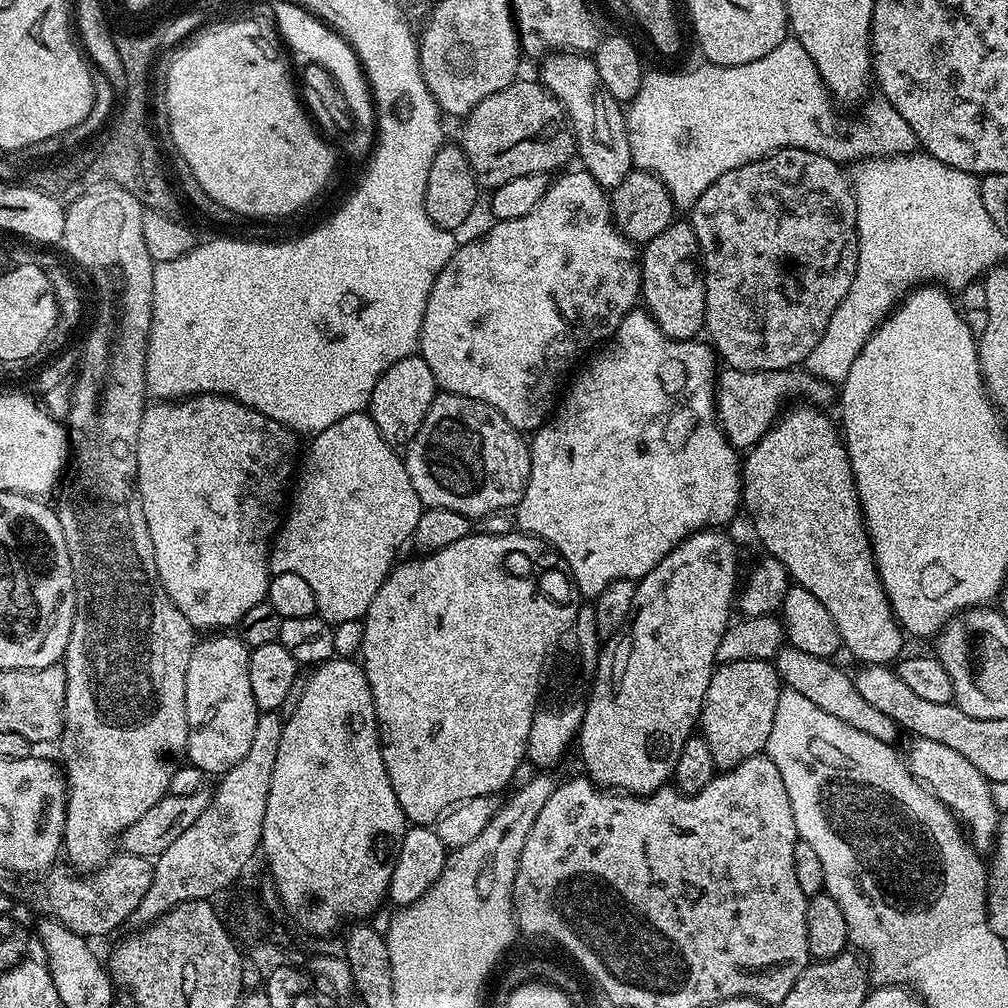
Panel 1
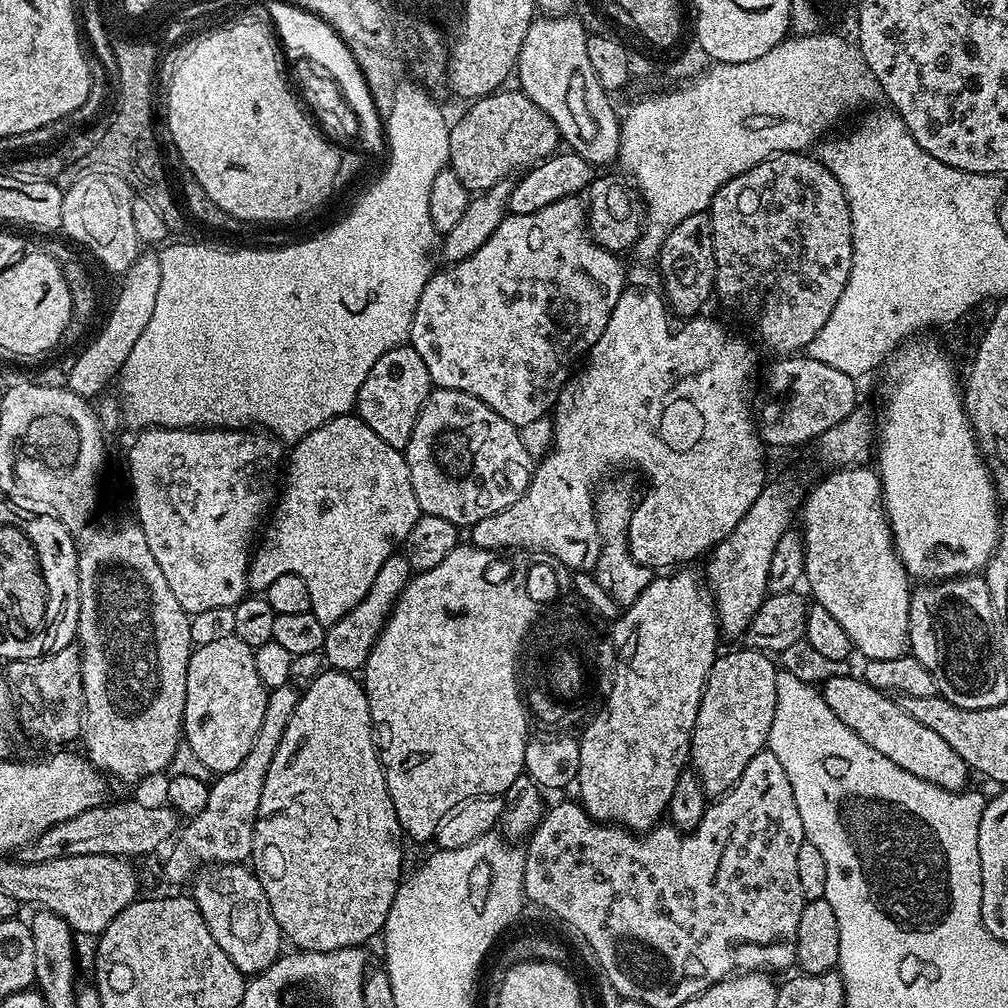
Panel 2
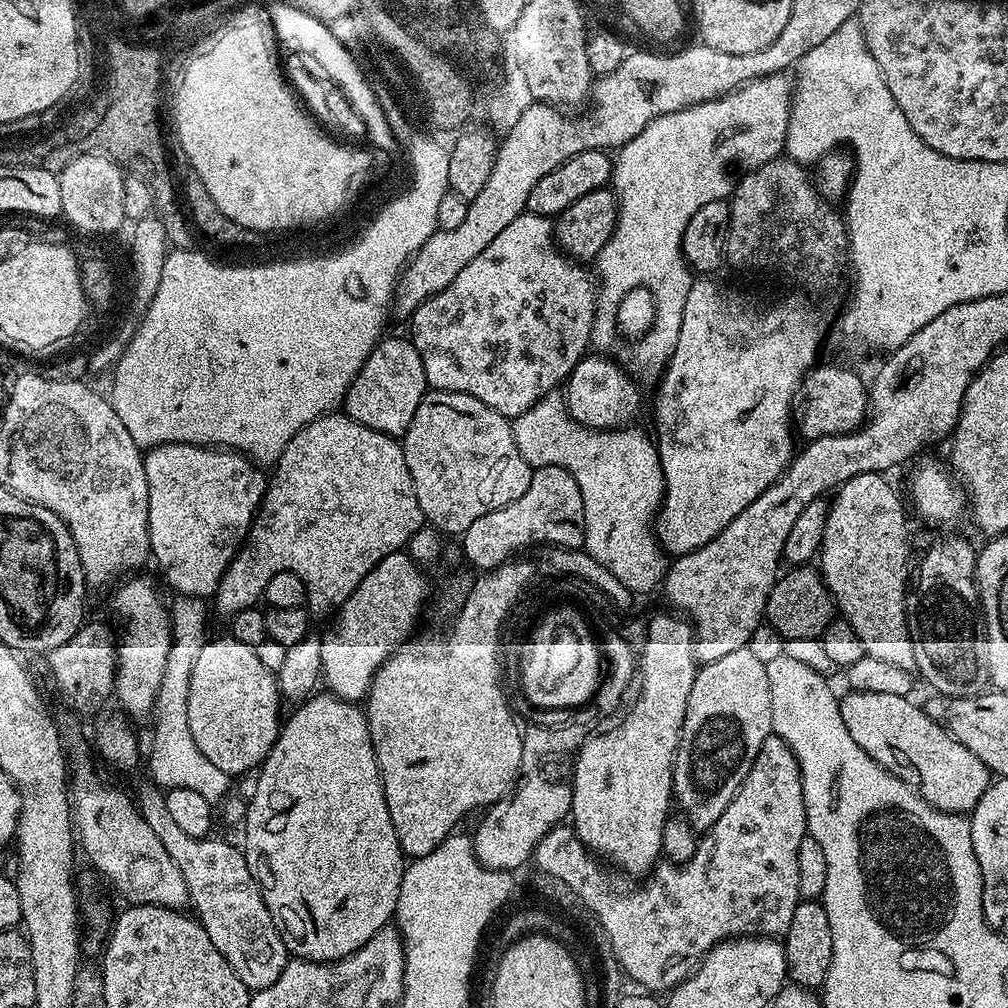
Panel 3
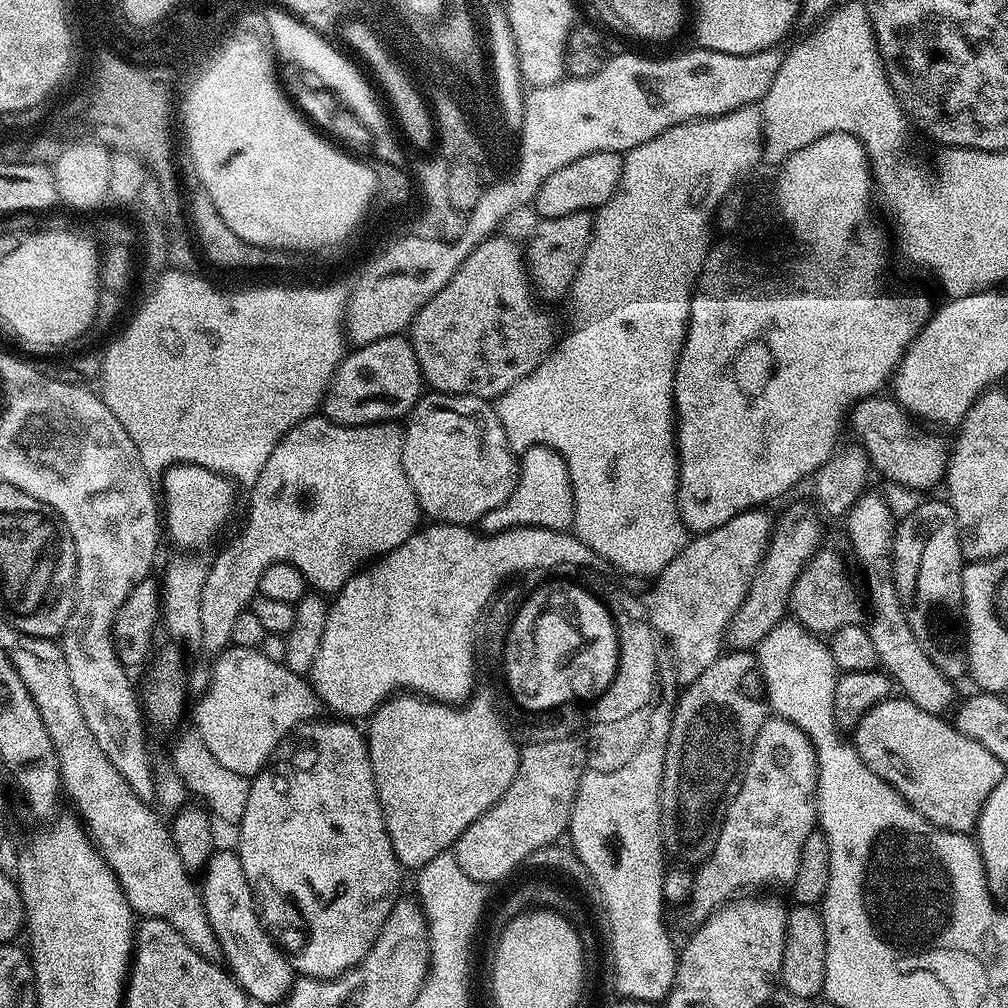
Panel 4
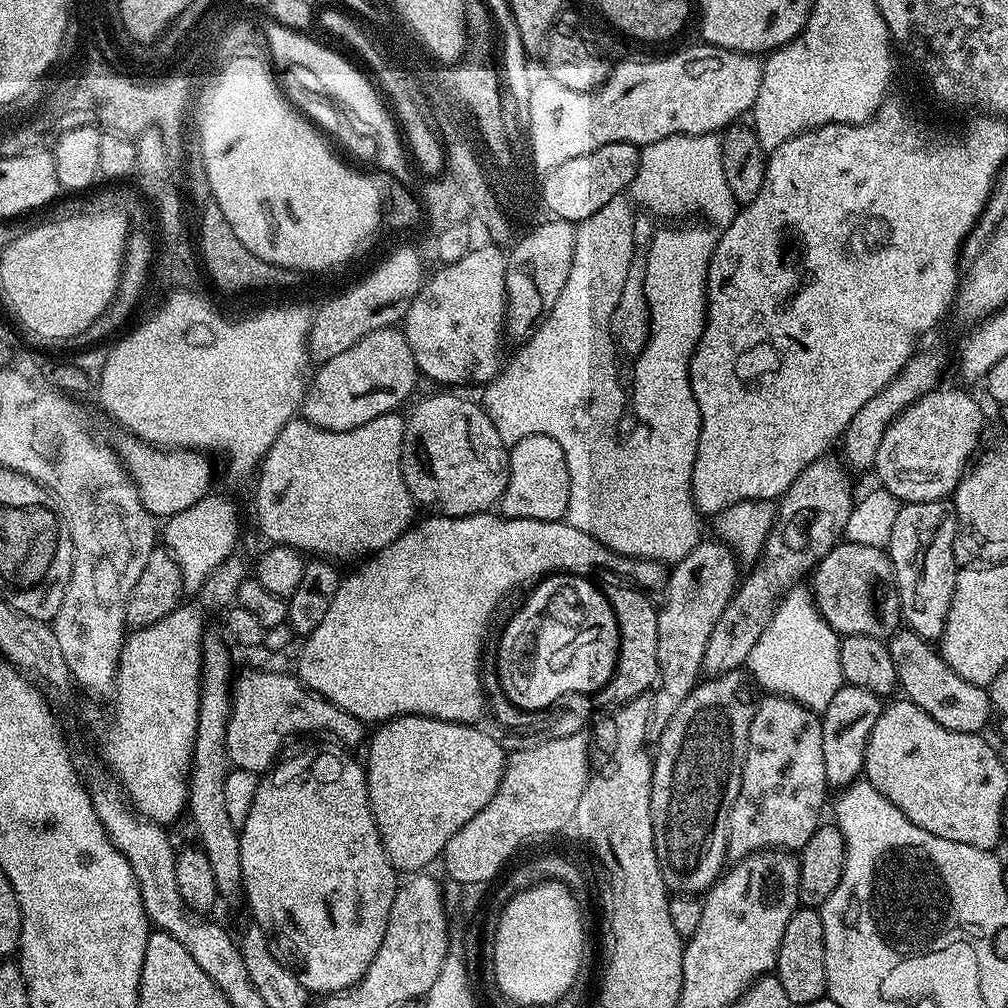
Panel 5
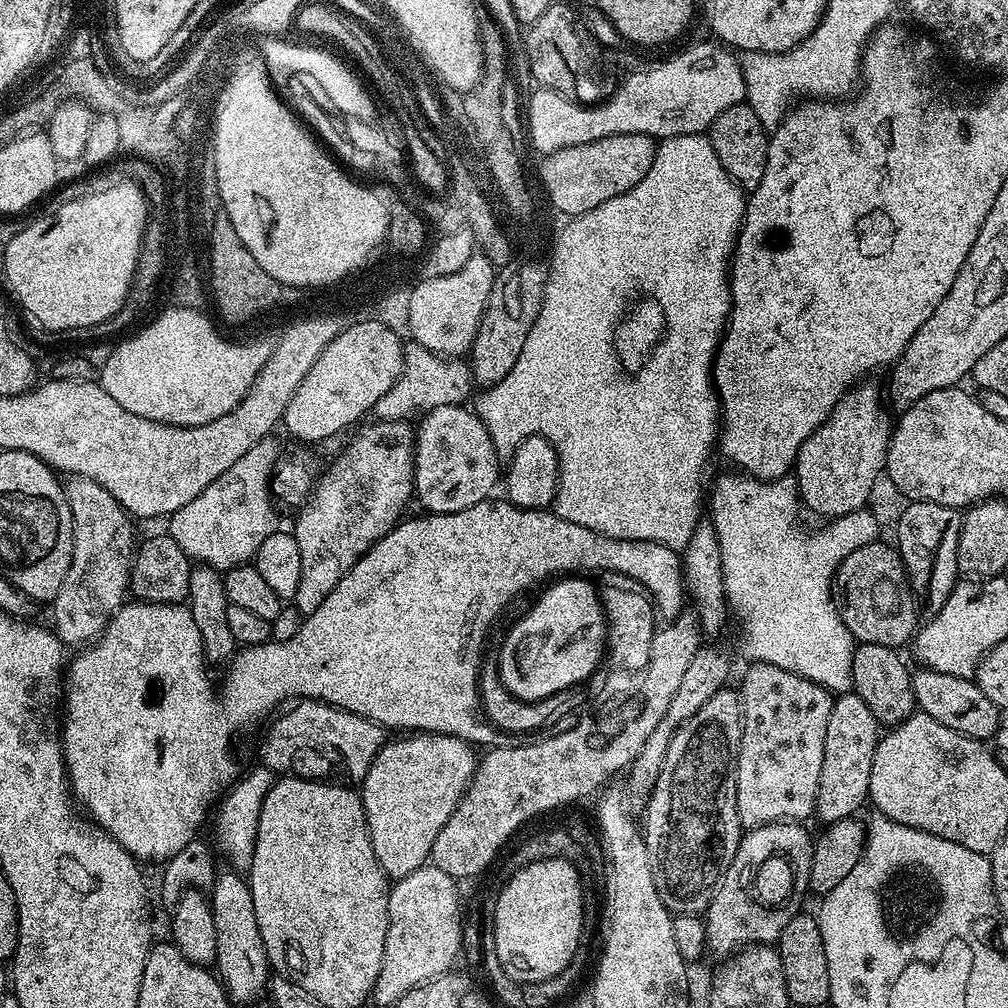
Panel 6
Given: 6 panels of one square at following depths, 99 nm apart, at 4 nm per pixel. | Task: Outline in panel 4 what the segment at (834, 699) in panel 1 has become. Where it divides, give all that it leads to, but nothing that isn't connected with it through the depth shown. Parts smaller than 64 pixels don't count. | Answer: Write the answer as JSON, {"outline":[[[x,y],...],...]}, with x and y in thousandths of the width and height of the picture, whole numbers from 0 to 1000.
{"outline":[[[880,692],[862,703],[847,721],[847,741],[855,756],[871,768],[915,812],[939,825],[963,826],[969,820],[982,786],[998,767],[998,759],[978,740],[954,728],[937,710],[919,708],[907,696]]]}

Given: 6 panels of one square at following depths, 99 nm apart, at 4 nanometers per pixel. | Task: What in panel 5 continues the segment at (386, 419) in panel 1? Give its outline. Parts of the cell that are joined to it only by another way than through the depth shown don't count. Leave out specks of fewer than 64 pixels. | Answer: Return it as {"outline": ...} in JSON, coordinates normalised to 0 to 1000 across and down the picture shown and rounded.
{"outline":[[[393,323],[380,325],[379,327],[371,327],[367,331],[363,331],[363,335],[351,339],[351,343],[347,343],[347,347],[339,347],[339,351],[331,351],[331,355],[320,358],[316,363],[318,365],[315,366],[314,369],[313,366],[312,372],[309,374],[308,380],[305,382],[302,391],[302,400],[300,402],[300,413],[301,416],[308,418],[312,423],[315,423],[319,427],[331,427],[332,429],[342,429],[343,427],[351,427],[355,423],[363,423],[363,419],[367,419],[379,411],[394,408],[394,406],[398,404],[396,401],[412,387],[413,377],[415,378],[415,366],[411,359],[411,351],[407,347],[407,339],[403,339],[400,328]]]}

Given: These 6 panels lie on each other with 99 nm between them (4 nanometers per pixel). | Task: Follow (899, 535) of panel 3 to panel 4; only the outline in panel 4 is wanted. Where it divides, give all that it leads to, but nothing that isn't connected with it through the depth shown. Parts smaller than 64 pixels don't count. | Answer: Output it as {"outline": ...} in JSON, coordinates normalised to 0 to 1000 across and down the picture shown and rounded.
{"outline":[[[858,490],[841,508],[839,519],[845,548],[849,551],[850,558],[857,563],[857,571],[861,574],[859,595],[863,600],[865,619],[860,620],[860,625],[867,637],[872,662],[884,672],[890,684],[893,682],[897,686],[894,687],[896,693],[907,696],[907,700],[911,700],[911,704],[919,704],[919,708],[937,710],[939,702],[943,703],[949,697],[949,680],[938,673],[935,665],[927,661],[927,657],[923,657],[919,645],[911,641],[911,633],[907,633],[899,617],[899,609],[889,588],[889,578],[885,576],[887,513],[884,504],[877,497],[876,491]]]}

